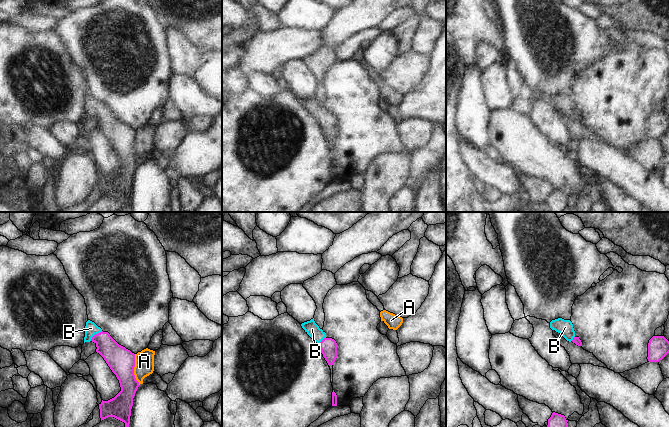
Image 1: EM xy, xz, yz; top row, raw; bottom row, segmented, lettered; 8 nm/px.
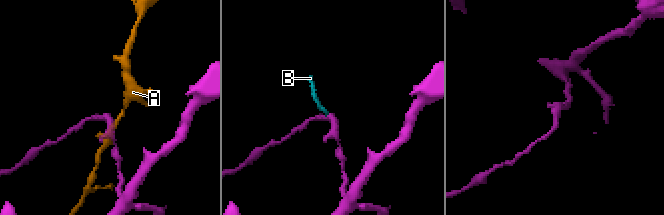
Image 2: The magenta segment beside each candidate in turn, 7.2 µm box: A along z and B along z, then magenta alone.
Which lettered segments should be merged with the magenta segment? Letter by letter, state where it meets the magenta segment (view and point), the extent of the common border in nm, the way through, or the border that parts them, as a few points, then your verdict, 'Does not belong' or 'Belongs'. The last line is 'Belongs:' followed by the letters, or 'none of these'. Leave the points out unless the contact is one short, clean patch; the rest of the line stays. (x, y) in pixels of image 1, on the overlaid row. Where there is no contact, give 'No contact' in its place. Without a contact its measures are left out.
A: Touches magenta at xy (133, 369). Shared border 260 nm. Boundary: xy (134, 354), (134, 377), (139, 384). Does not belong
B: Touches magenta at xy (95, 334). Shared border 130 nm. Path across: xy (116, 356), (95, 334), (91, 328). Belongs
Belongs: B

